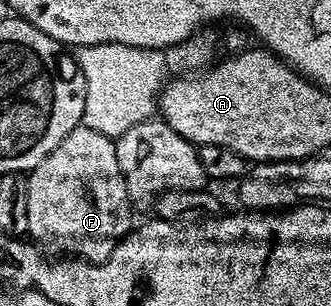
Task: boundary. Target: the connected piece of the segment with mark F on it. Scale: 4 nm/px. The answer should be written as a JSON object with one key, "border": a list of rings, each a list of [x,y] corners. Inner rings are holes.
{"border":[[[84,125],[73,128],[28,174],[28,191],[26,192],[26,220],[28,221],[27,237],[41,247],[53,246],[56,250],[65,250],[68,254],[77,254],[77,259],[88,264],[99,264],[108,259],[121,238],[133,229],[131,216],[133,207],[126,192],[126,180],[122,180],[122,168],[118,168],[116,144],[113,139],[102,136]]]}

